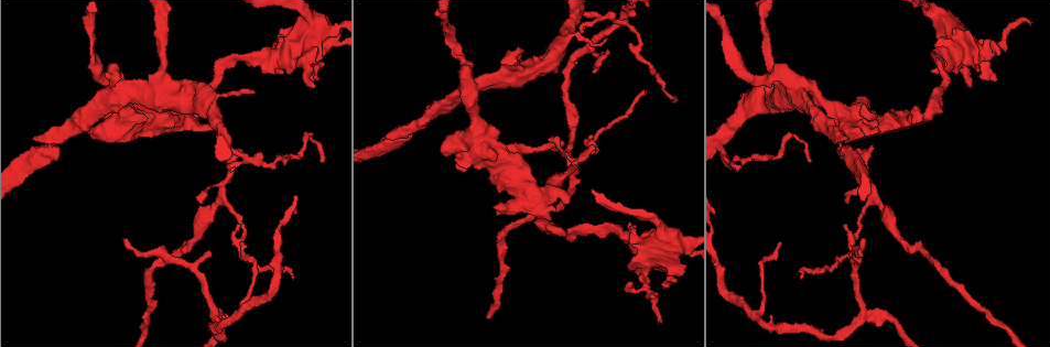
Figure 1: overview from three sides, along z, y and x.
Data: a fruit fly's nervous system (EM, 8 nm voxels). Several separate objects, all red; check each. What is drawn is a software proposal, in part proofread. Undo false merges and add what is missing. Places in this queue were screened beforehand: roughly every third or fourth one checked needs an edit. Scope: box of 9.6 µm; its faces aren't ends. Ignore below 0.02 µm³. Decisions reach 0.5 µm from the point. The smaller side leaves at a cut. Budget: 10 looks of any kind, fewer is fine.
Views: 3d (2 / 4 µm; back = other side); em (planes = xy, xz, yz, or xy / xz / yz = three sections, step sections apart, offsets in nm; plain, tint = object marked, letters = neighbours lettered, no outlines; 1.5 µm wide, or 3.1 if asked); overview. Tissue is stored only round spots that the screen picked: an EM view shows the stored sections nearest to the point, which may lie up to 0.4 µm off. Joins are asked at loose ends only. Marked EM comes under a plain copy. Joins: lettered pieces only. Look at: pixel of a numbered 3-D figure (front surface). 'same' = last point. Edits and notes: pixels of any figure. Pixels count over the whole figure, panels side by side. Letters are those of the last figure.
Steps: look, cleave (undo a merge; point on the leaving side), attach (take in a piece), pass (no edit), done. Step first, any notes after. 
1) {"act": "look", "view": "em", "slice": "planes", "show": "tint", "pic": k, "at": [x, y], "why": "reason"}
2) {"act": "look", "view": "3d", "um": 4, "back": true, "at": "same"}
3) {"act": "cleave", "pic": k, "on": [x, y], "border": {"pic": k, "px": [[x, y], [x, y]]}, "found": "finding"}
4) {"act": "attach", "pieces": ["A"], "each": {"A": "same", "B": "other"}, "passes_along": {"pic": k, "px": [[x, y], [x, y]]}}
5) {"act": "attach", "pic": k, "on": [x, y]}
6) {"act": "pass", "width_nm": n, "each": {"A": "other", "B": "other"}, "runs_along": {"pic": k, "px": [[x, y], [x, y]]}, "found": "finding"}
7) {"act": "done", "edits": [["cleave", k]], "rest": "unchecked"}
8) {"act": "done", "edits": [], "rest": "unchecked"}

{"act": "look", "view": "em", "slice": "xy", "step": 4, "show": "letters", "pic": 1, "at": [859, 223], "why": "narrows sharply"}

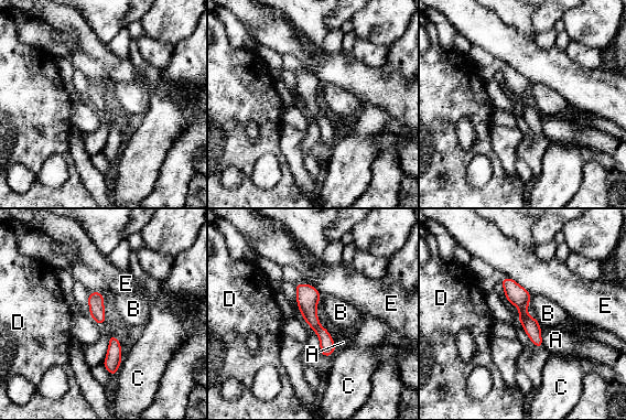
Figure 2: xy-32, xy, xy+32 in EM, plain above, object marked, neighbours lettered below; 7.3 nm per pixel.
{"act": "pass", "width_nm": 110, "each": {"A": "other", "B": "other", "C": "other", "D": "other", "E": "other"}, "border": {"pic": 2, "px": [[531, 295], [528, 305]]}, "found": "one neuron here"}

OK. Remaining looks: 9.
{"act": "look", "view": "3d", "um": 4, "back": true, "pic": 1, "at": [212, 315], "why": "a fork"}

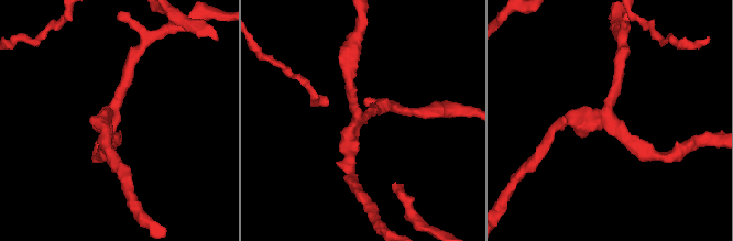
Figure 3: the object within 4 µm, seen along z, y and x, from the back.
{"act": "look", "view": "em", "slice": "xz", "step": 4, "show": "tint", "pic": 3, "at": [358, 119], "arms": 3, "arm_widths_nm": [180, 190, 200], "why": "now the EM"}

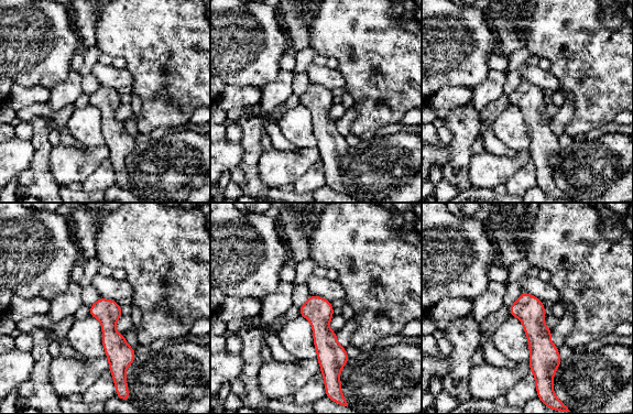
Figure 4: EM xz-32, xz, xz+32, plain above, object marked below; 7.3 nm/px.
{"act": "look", "view": "em", "slice": "planes", "show": "letters", "at": "same"}

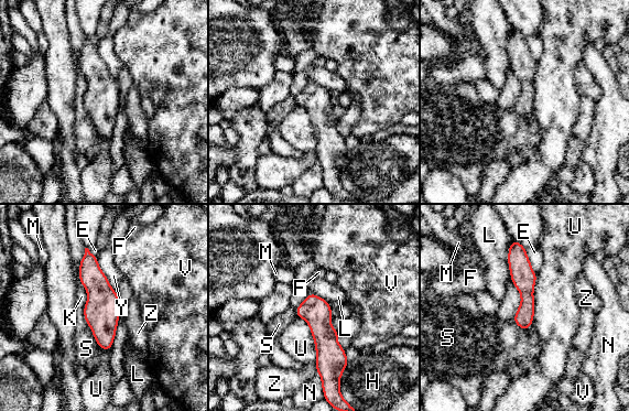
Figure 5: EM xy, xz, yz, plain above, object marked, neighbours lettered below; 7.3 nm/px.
{"act": "pass", "each": {"E": "other", "F": "other", "H": "other", "K": "other", "L": "other", "M": "other", "N": "other", "S": "other", "U": "other", "V": "other", "Y": "other", "Z": "other"}, "border": {"pic": 5, "px": [[297, 316], [310, 328], [315, 361]]}, "found": "continuous, no second neuron"}

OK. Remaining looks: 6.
{"act": "look", "view": "em", "slice": "xz", "step": 8, "show": "letters", "pic": 1, "at": [323, 161]}

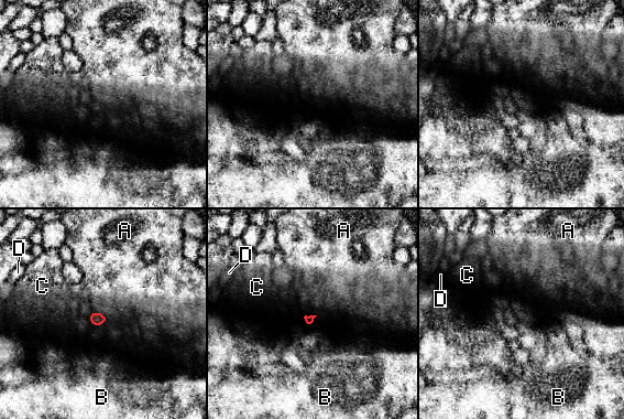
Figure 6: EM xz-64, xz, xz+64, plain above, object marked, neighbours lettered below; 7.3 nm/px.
{"act": "pass", "each": {"A": "other", "B": "other", "C": "other", "D": "other"}, "found": "no lettered piece goes on from it"}

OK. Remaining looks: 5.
{"act": "look", "view": "3d", "um": 4, "back": true, "pic": 1, "at": [270, 60], "why": "sharp bend"}

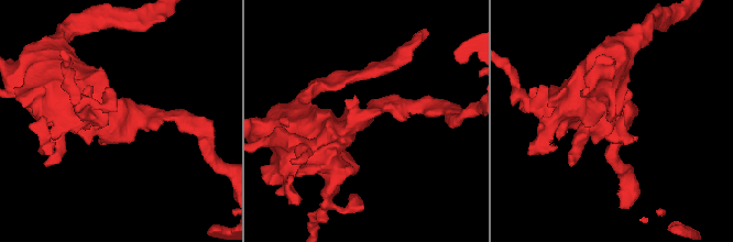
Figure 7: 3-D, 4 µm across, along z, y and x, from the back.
{"act": "look", "view": "em", "slice": "planes", "show": "tint", "pic": 7, "at": [368, 115], "why": "shape alone is not enough"}

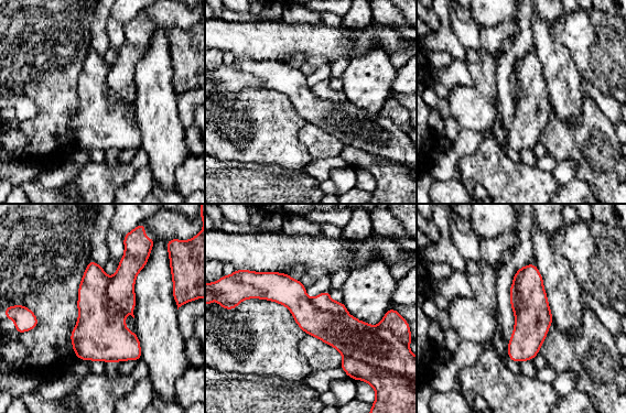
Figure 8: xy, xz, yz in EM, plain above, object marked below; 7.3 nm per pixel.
{"act": "look", "view": "em", "slice": "planes", "show": "letters", "at": "same"}

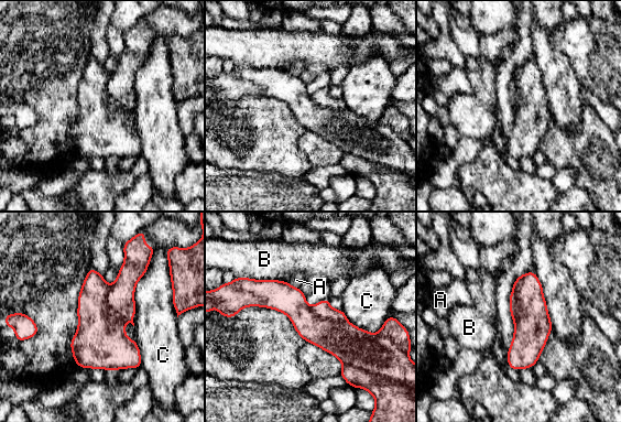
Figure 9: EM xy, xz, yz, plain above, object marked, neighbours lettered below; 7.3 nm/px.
{"act": "cleave", "pic": 9, "on": [100, 344], "longest_contact_nm": ["C", 400], "each": {"A": "other", "B": "other", "C": "other"}, "part_leaving": {"pic": 9, "px": [[242, 303], [284, 299], [316, 331], [367, 335]]}, "found": "a second neuron is stuck on"}

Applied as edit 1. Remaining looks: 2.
{"act": "done", "edits": [["cleave", 9]], "rest": "unchecked"}

